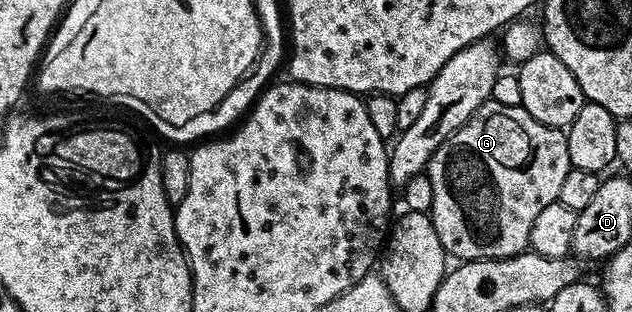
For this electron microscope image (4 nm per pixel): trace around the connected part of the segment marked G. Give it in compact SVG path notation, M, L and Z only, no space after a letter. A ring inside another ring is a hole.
M491 100L483 102L470 120L455 130L428 161L426 173L434 188L430 217L445 255L452 257L453 254L456 260L500 259L527 251L538 212L542 212L546 204L558 201L562 184L571 170L568 135L563 129L534 120L534 116L521 105L507 106Z

